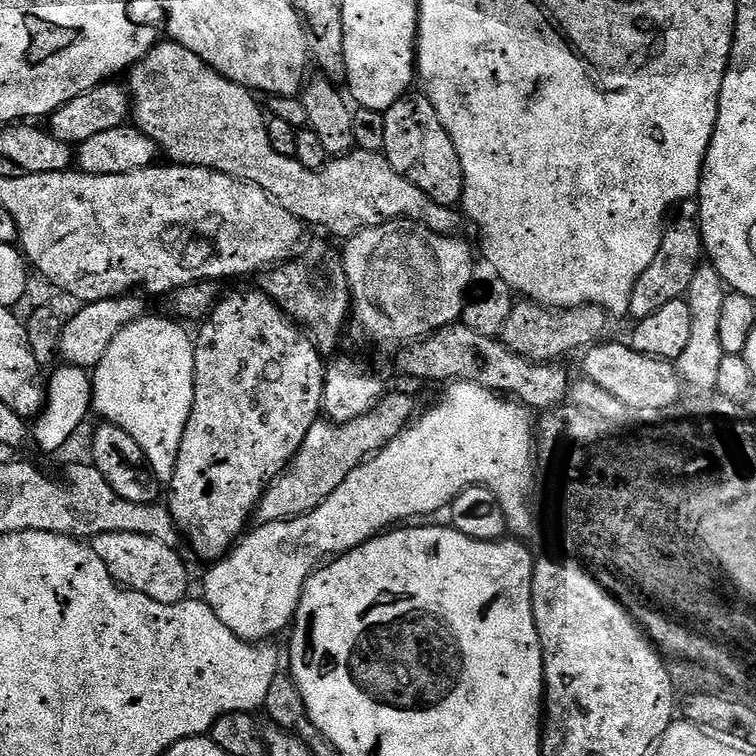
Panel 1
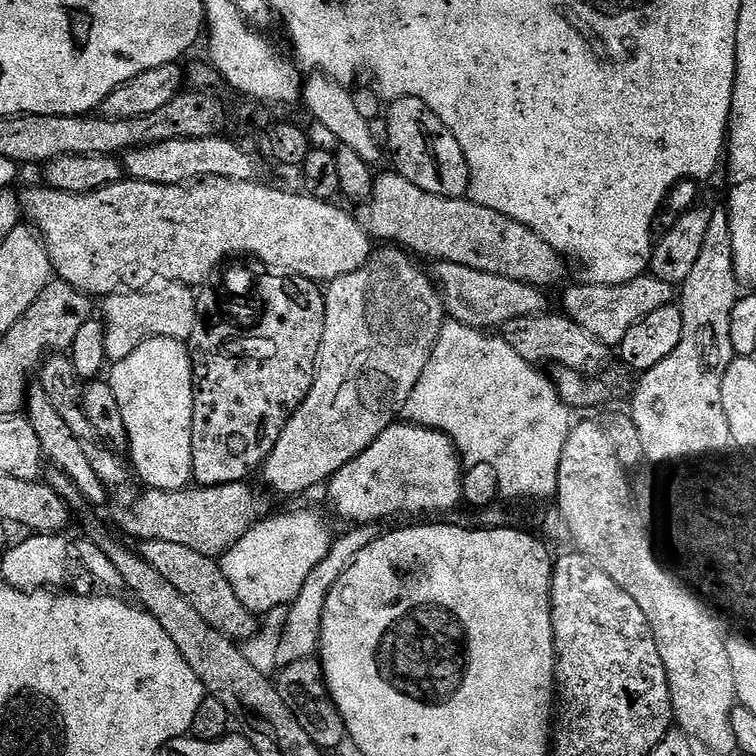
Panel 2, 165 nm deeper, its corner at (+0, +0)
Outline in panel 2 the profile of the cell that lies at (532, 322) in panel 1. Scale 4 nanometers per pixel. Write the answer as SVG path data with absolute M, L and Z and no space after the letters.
M645 274L622 284L584 284L572 285L562 298L563 313L578 322L587 333L594 335L605 347L616 348L626 338L631 326L646 315L673 303L676 298L675 287L662 282L657 276Z

